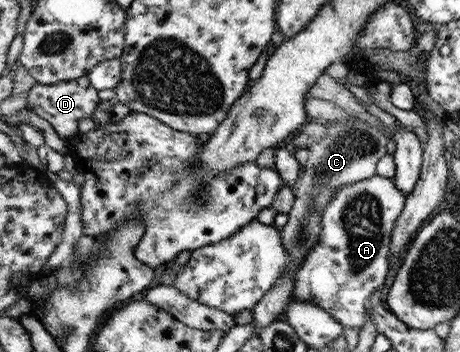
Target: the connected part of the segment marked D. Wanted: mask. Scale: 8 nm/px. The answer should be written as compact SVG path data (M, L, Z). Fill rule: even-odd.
M88 75L79 76L77 79L66 82L57 82L56 84L36 83L28 92L27 107L38 114L40 118L48 120L58 136L66 140L79 133L79 122L83 118L91 118L92 112L98 108L100 98L99 90L96 90L94 84L89 80Z

